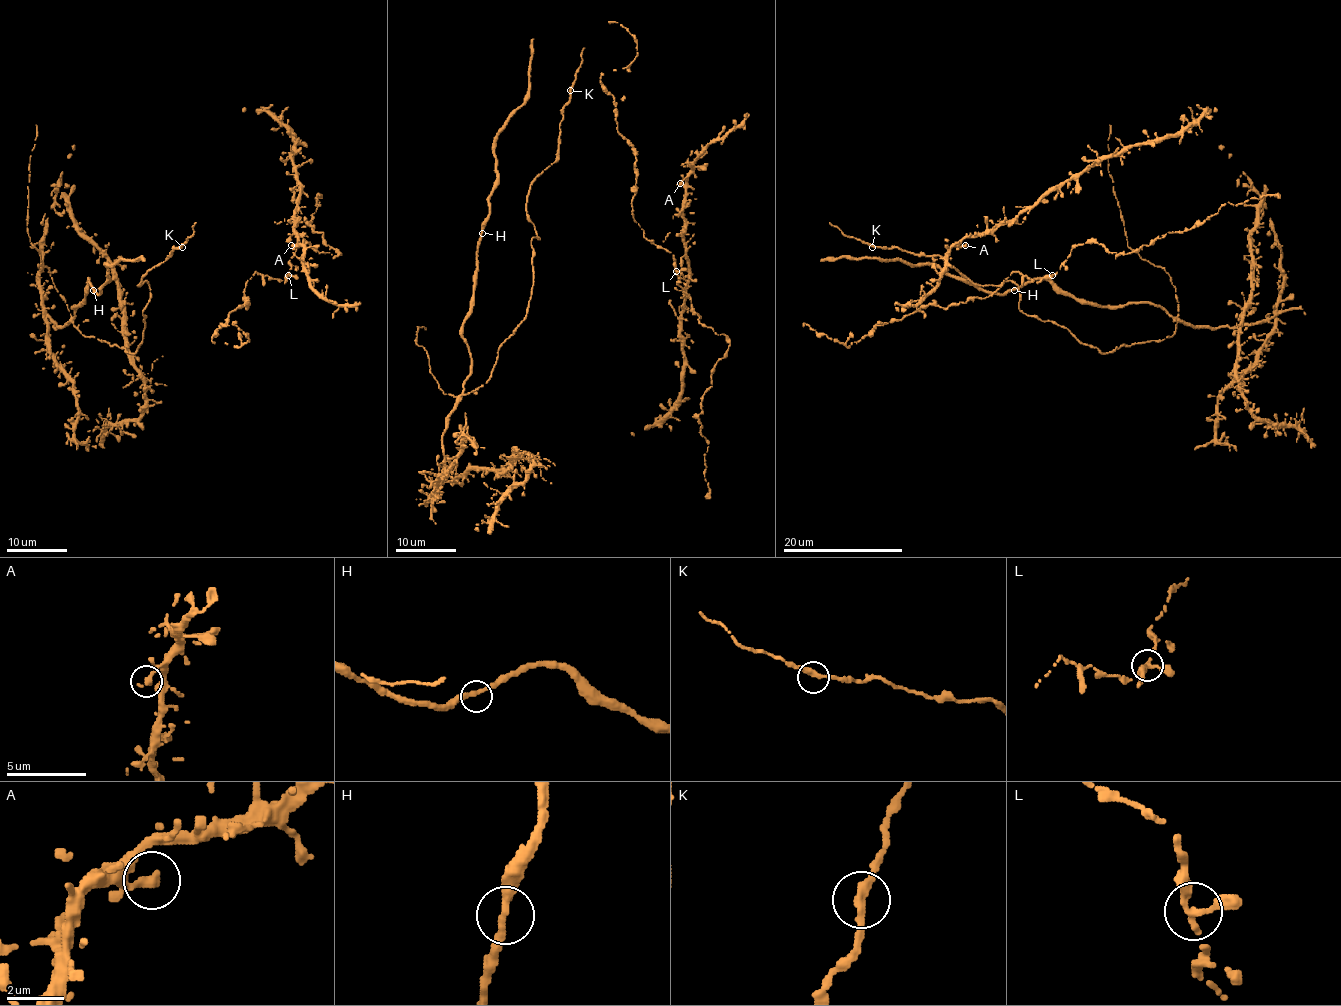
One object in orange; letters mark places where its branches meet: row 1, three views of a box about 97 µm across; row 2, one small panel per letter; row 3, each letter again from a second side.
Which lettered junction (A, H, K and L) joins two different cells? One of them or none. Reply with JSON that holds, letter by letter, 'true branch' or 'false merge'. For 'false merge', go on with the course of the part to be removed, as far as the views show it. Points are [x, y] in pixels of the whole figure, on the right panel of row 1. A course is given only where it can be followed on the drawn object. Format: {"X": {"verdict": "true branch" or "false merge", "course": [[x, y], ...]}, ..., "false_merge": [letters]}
{"A": {"verdict": "true branch"}, "H": {"verdict": "true branch"}, "K": {"verdict": "true branch"}, "L": {"verdict": "true branch"}, "false_merge": []}

